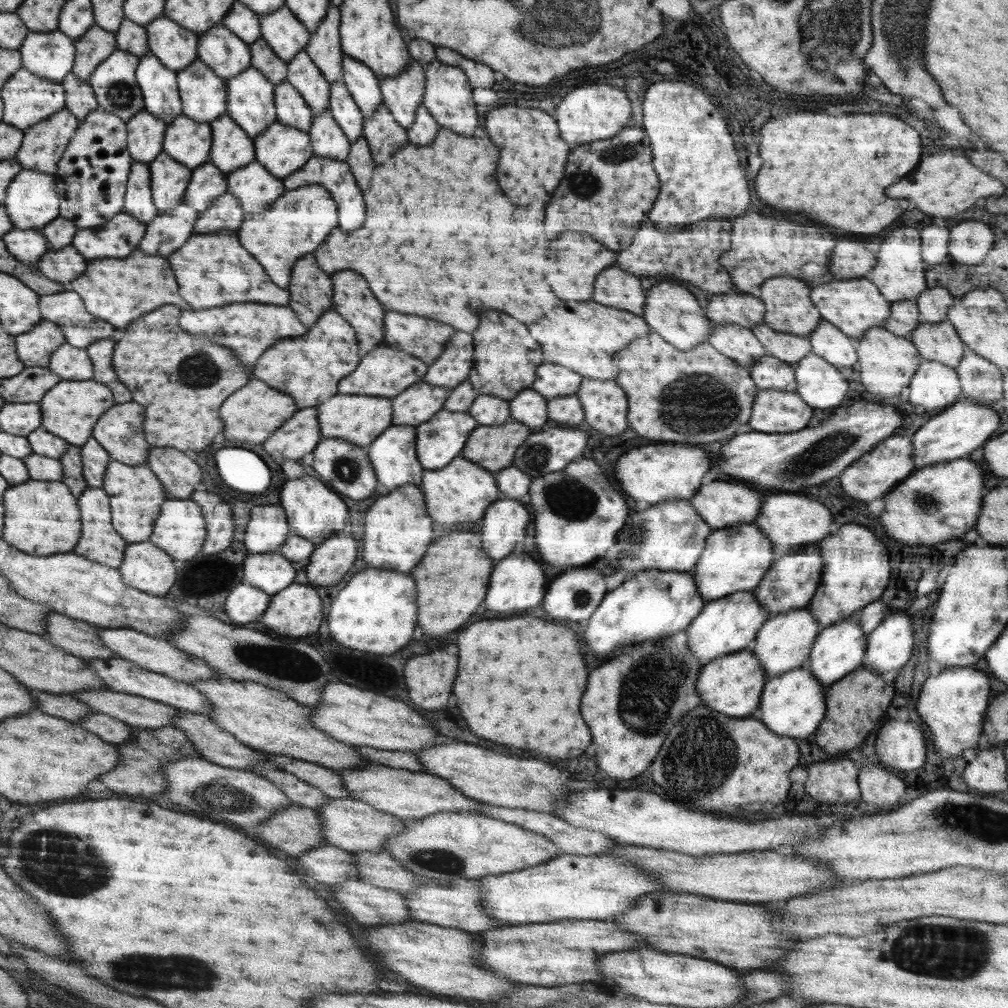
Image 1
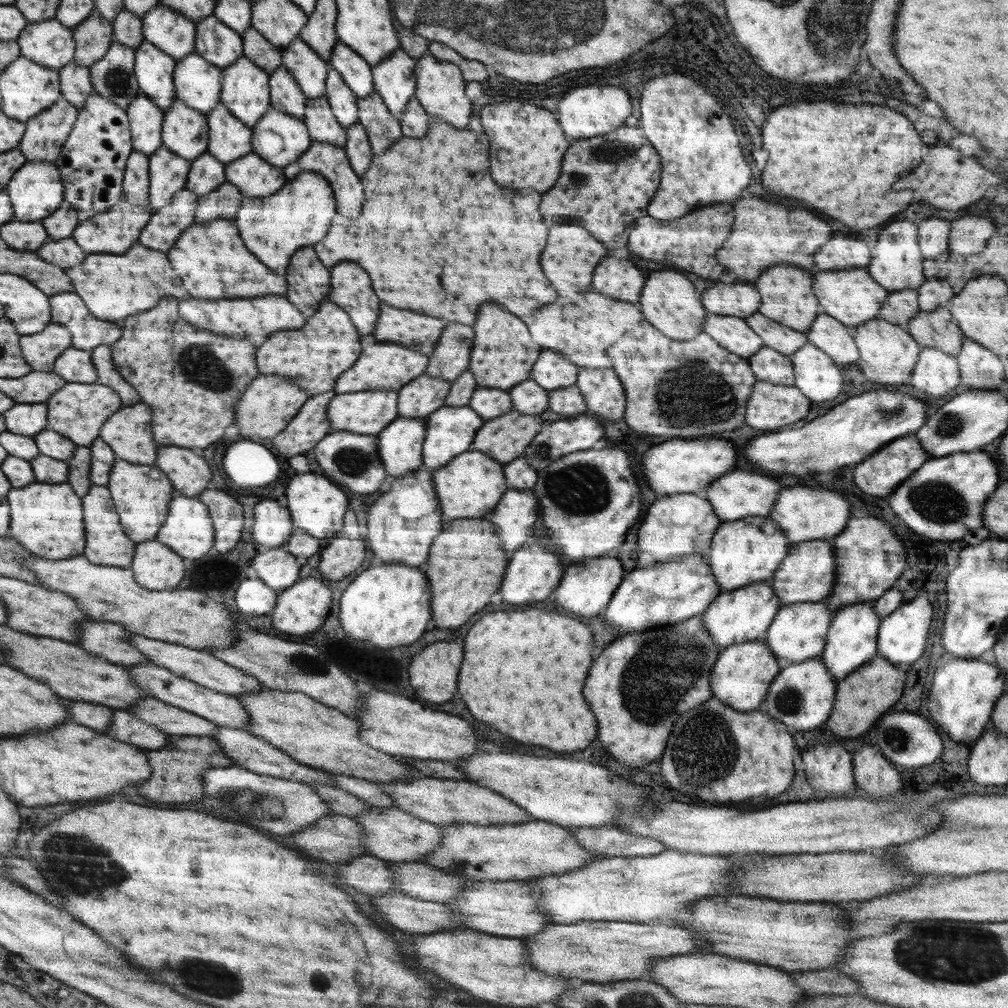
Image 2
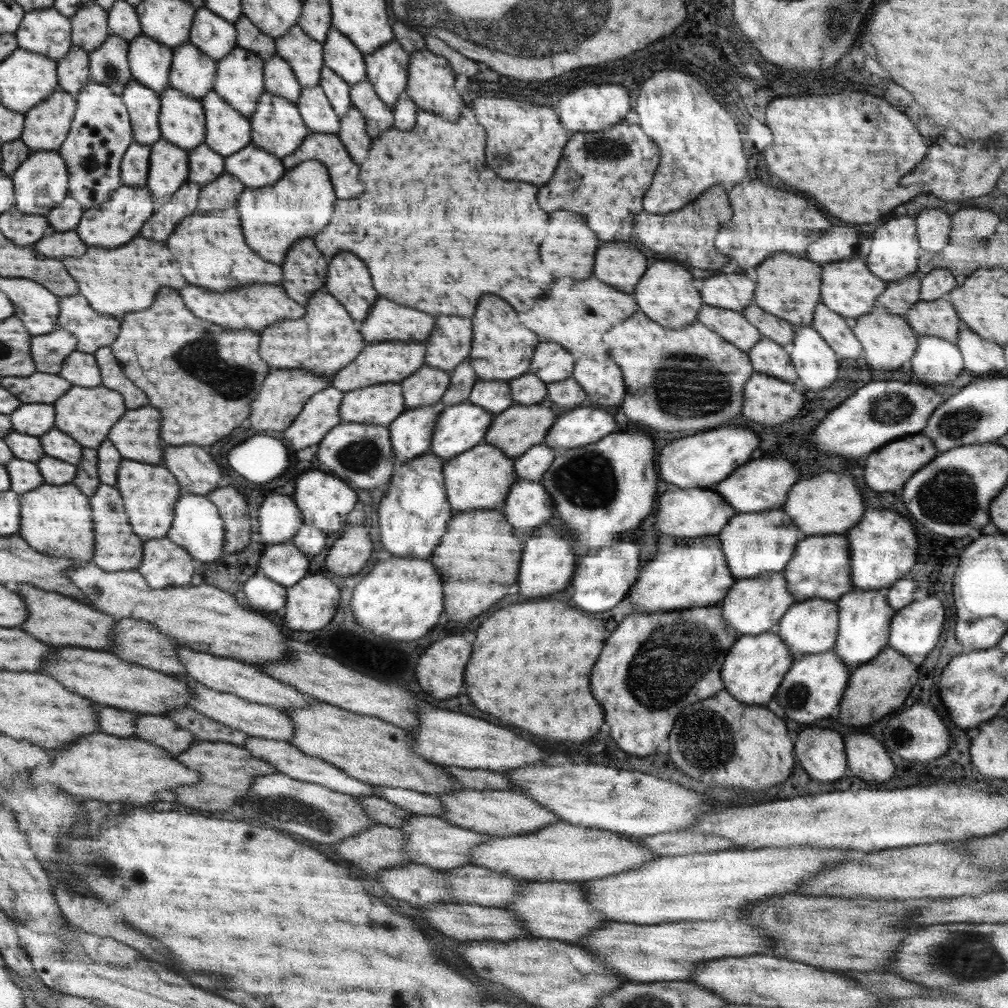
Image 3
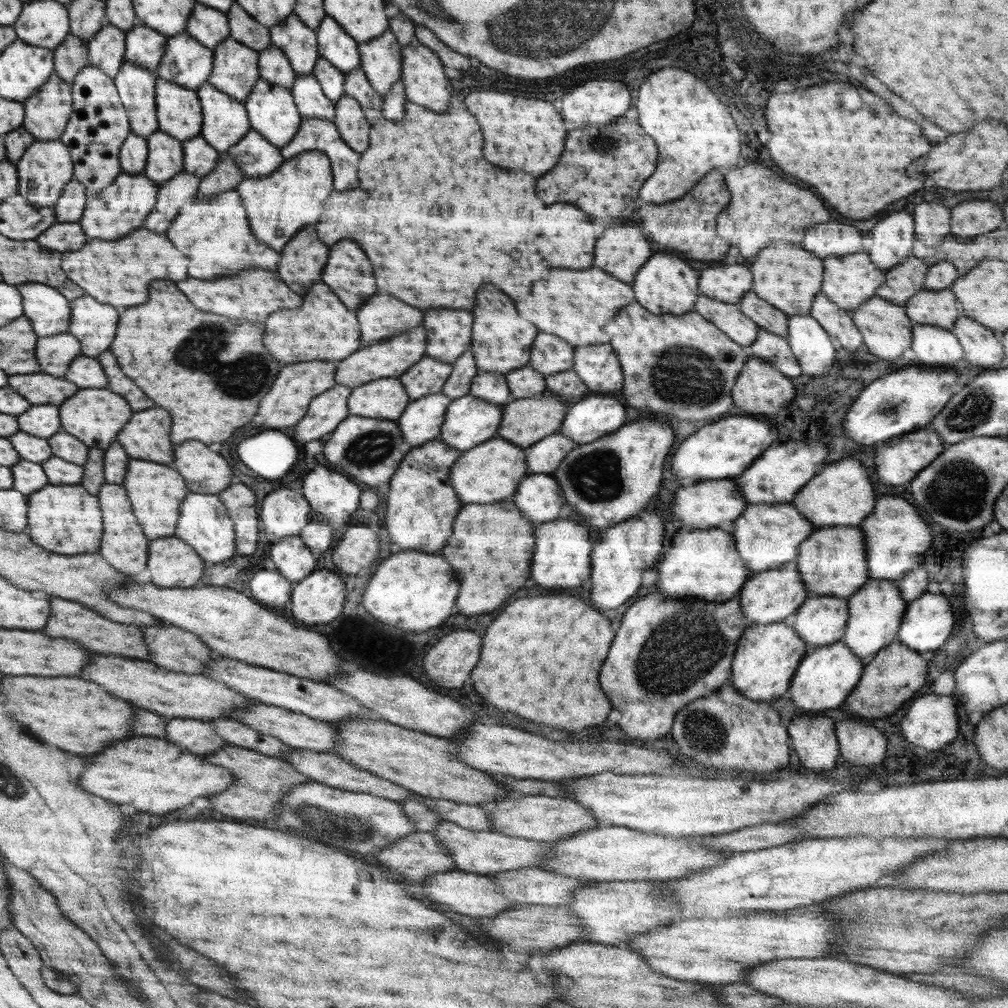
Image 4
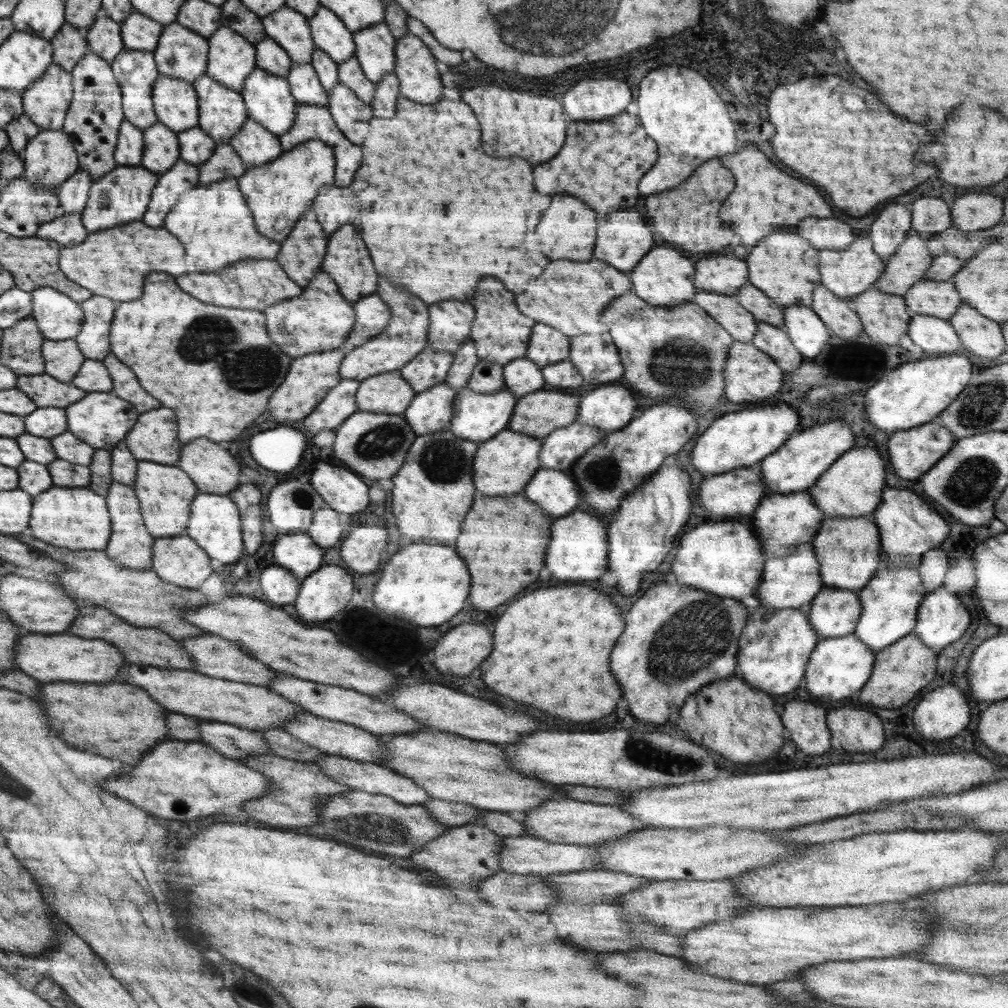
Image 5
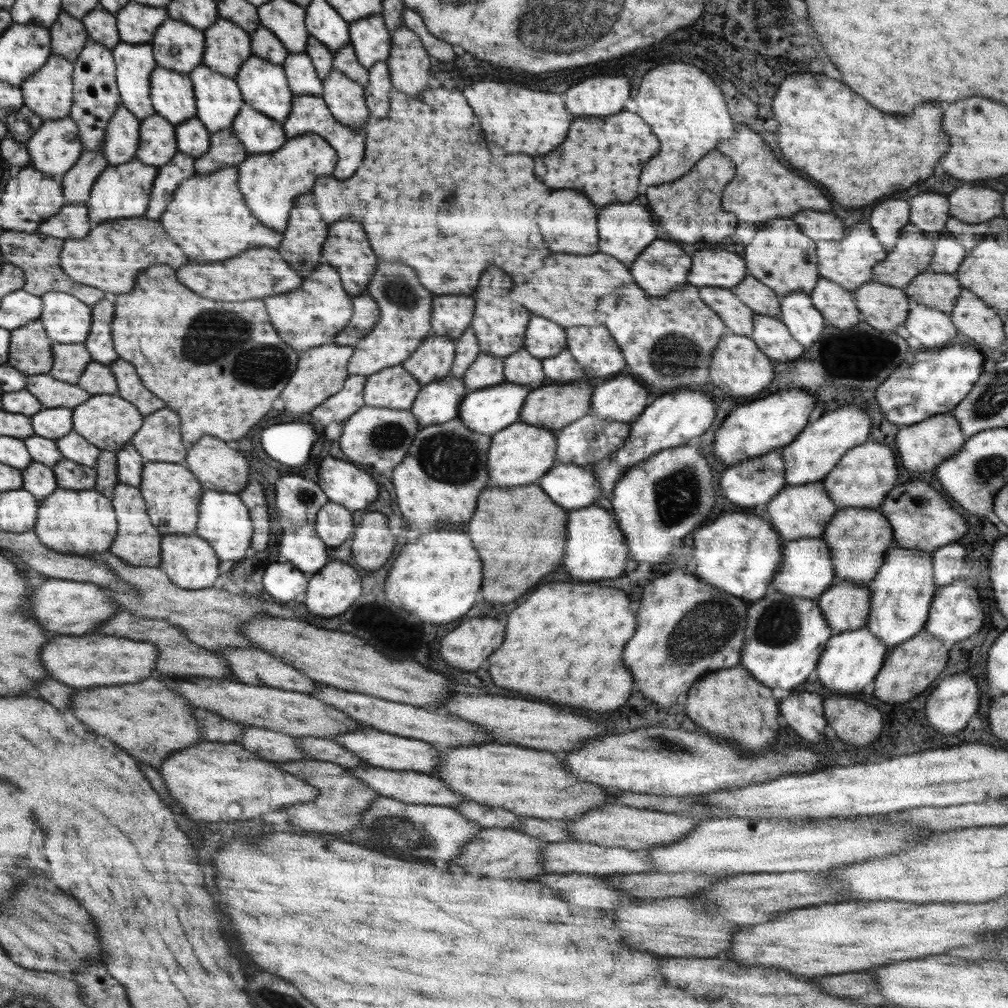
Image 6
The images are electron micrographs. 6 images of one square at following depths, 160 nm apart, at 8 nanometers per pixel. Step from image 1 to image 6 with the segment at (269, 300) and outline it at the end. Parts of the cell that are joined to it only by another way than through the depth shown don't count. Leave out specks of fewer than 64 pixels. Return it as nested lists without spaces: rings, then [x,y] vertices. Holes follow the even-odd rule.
[[[226,166],[205,175],[195,174],[180,183],[172,204],[168,204],[160,220],[166,224],[170,238],[178,240],[178,244],[190,252],[190,260],[216,262],[240,255],[244,250],[256,246],[277,249],[281,243],[283,232],[262,226],[261,221],[252,216],[238,188],[238,181],[237,166]]]

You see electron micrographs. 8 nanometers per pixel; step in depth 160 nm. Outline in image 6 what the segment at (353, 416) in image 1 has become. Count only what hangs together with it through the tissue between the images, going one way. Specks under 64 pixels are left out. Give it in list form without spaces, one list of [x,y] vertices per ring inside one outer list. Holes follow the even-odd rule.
[[[402,364],[386,367],[370,375],[366,384],[365,406],[408,410],[416,402],[422,384]]]

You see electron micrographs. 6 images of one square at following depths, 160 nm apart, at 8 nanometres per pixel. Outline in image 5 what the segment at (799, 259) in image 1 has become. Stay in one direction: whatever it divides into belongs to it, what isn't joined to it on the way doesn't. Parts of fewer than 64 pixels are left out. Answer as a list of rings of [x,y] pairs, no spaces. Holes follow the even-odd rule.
[[[746,144],[736,154],[722,156],[720,162],[736,176],[736,188],[722,201],[719,208],[720,220],[728,222],[732,230],[736,230],[736,234],[744,238],[752,238],[756,234],[758,240],[774,232],[778,226],[794,226],[808,216],[832,216],[832,208],[828,204],[824,206],[824,198],[816,192],[816,188],[784,174],[780,168],[770,164],[770,160],[752,144]]]

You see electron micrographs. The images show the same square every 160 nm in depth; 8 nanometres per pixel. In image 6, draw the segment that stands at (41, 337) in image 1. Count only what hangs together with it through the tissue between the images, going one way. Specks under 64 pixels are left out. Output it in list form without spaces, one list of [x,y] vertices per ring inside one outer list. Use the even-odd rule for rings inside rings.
[[[53,342],[54,356],[58,354],[58,364],[54,364],[54,372],[50,376],[58,376],[58,380],[66,380],[76,384],[86,368],[86,364],[93,360],[89,349],[84,343],[60,344]]]

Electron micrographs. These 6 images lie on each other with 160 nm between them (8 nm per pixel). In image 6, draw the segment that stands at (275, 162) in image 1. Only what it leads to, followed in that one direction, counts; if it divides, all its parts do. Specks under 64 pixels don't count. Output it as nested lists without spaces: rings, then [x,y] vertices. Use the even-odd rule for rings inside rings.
[[[250,56],[235,80],[241,85],[246,102],[256,110],[280,123],[289,118],[294,95],[280,64]]]

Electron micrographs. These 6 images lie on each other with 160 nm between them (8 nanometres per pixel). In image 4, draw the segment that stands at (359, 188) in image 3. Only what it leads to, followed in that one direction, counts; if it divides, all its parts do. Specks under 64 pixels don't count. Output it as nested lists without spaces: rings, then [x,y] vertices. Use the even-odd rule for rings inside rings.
[[[316,117],[304,119],[296,136],[280,149],[285,160],[292,159],[293,156],[300,155],[301,152],[304,151],[323,152],[326,156],[329,156],[331,160],[333,187],[336,191],[342,192],[358,186],[358,180],[360,180],[360,178],[356,178],[356,170],[358,170],[358,158],[360,158],[360,154],[358,154],[358,151],[355,151],[352,146],[342,140],[337,125],[332,121]]]

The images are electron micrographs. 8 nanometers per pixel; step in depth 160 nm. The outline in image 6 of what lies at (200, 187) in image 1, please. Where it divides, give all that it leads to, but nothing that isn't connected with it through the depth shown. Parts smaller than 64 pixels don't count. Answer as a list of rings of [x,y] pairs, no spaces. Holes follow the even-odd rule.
[[[197,116],[177,124],[176,133],[177,148],[194,158],[201,157],[210,146],[211,133]]]

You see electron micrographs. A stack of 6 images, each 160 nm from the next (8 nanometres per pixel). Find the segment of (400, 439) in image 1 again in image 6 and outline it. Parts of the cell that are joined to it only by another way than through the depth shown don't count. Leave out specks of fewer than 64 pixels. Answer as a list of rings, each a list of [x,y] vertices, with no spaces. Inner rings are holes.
[[[450,374],[422,386],[410,408],[420,427],[442,424],[459,416],[459,406],[468,392],[465,382]]]

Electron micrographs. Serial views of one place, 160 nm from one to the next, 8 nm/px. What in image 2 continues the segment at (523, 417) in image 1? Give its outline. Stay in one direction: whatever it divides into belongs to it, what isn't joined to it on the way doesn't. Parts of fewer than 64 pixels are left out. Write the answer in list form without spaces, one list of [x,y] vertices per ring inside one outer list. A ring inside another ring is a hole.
[[[523,380],[510,390],[512,408],[519,413],[532,415],[541,414],[549,407],[548,390],[540,388],[534,380]]]

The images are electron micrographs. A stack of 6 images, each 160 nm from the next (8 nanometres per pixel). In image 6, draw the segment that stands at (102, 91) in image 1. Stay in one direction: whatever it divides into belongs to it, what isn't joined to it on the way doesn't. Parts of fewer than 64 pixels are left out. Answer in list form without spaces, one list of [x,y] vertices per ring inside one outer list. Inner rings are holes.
[[[98,7],[92,9],[84,18],[81,18],[90,39],[106,48],[113,50],[121,43],[117,30],[116,16],[110,11]]]

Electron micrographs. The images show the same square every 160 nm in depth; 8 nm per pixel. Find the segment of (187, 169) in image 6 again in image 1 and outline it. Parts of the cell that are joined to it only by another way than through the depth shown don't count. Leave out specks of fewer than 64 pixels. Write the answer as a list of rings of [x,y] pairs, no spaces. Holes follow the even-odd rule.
[[[185,200],[169,211],[160,211],[148,223],[140,250],[154,256],[168,256],[176,252],[194,234],[198,217],[199,212]]]

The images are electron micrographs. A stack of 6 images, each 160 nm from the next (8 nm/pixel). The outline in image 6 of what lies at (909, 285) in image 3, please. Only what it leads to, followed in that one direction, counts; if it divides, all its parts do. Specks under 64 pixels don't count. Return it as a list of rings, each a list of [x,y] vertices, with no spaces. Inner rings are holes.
[[[912,223],[901,228],[896,244],[885,259],[873,266],[872,280],[903,289],[915,276],[927,270],[931,263],[935,236]]]

